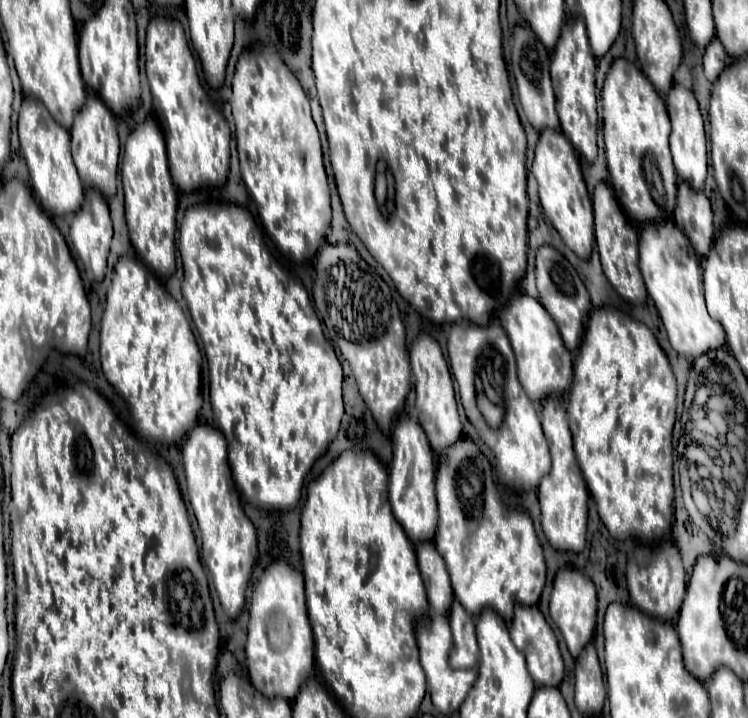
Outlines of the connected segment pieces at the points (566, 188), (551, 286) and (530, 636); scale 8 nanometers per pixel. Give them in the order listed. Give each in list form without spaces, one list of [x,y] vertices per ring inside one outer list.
[[[546,128],[540,132],[540,140],[536,144],[536,156],[532,164],[532,174],[540,186],[540,204],[544,208],[544,214],[552,220],[564,244],[576,256],[586,260],[592,252],[592,242],[594,242],[592,200],[588,196],[582,170],[580,170],[580,160],[574,152],[574,146],[570,146],[570,140],[560,130]]]
[[[540,246],[536,250],[536,286],[540,292],[540,302],[548,310],[552,320],[556,322],[566,348],[576,350],[592,304],[590,304],[590,296],[588,296],[582,280],[578,278],[578,274],[570,266],[570,262],[550,246]]]
[[[516,606],[514,620],[510,626],[510,636],[512,636],[514,646],[524,654],[530,676],[534,678],[536,686],[558,686],[562,682],[564,662],[562,662],[560,646],[558,646],[558,640],[552,632],[550,624],[546,622],[546,618],[542,616],[538,606]]]

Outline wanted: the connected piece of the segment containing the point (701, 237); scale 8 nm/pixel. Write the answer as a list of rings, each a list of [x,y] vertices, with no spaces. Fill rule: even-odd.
[[[678,180],[678,204],[674,210],[674,220],[680,230],[686,232],[694,250],[706,256],[706,250],[714,240],[712,206],[704,192],[694,192],[688,182]]]

